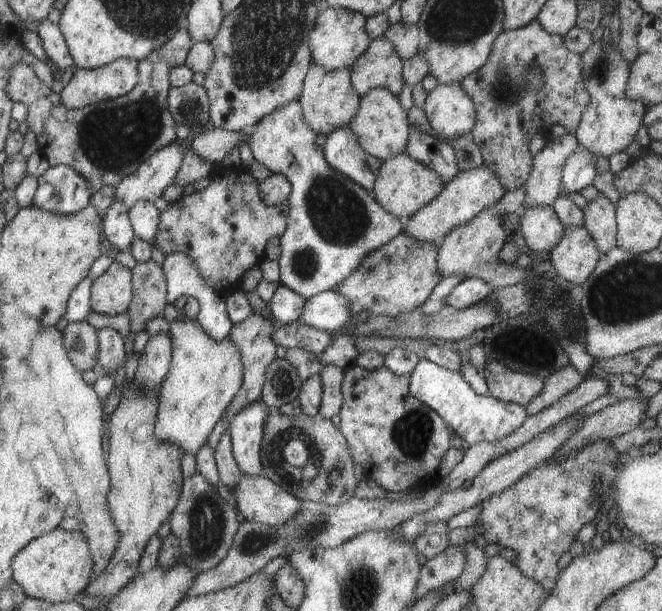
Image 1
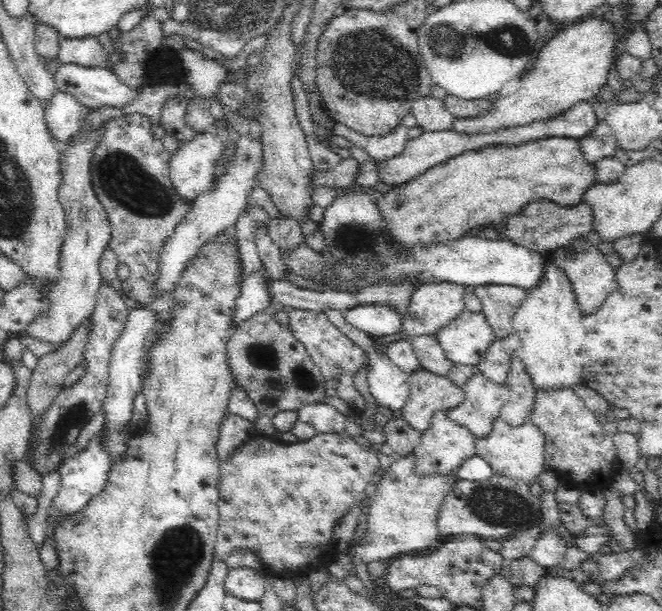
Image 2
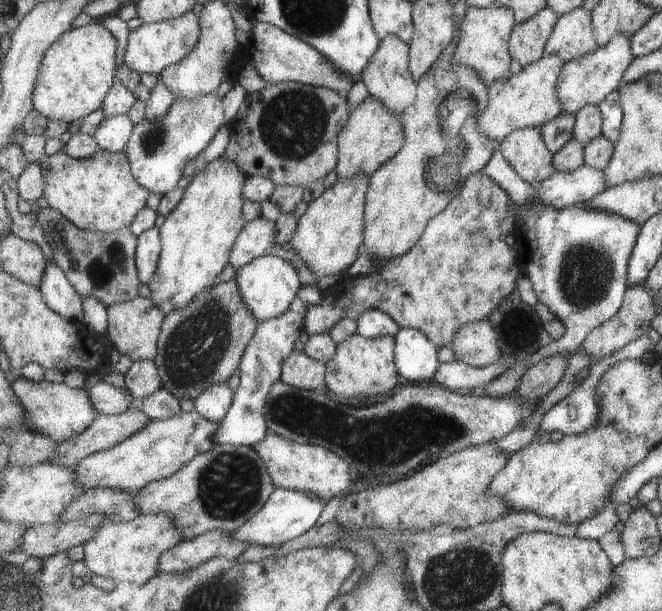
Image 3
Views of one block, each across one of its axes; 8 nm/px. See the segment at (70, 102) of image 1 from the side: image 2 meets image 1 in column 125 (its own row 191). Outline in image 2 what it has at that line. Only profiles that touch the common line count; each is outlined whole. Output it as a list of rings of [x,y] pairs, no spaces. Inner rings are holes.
[[[90,109],[81,122],[79,131],[63,146],[60,146],[61,184],[59,201],[66,217],[63,247],[60,249],[60,276],[53,282],[51,290],[45,294],[48,306],[28,324],[25,334],[32,340],[44,342],[61,352],[71,340],[74,331],[83,320],[91,318],[99,294],[102,276],[99,272],[100,256],[111,239],[111,222],[107,210],[100,205],[91,186],[90,164],[94,148],[102,136],[103,124],[92,127],[89,115],[97,109]]]

